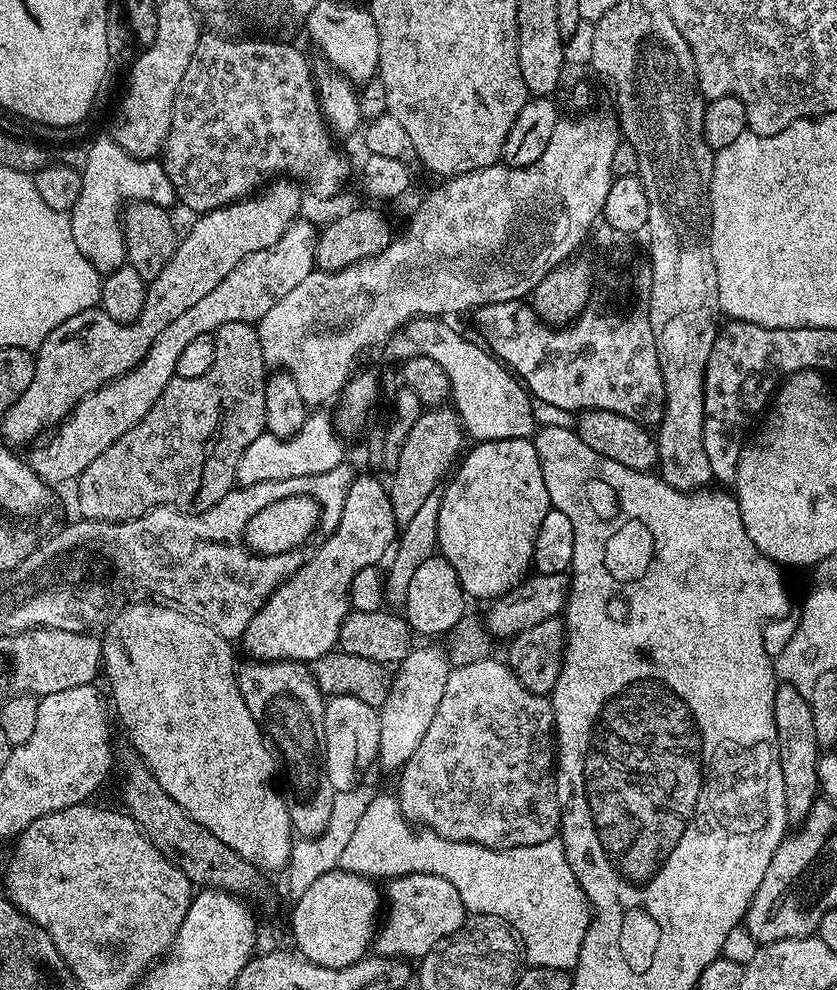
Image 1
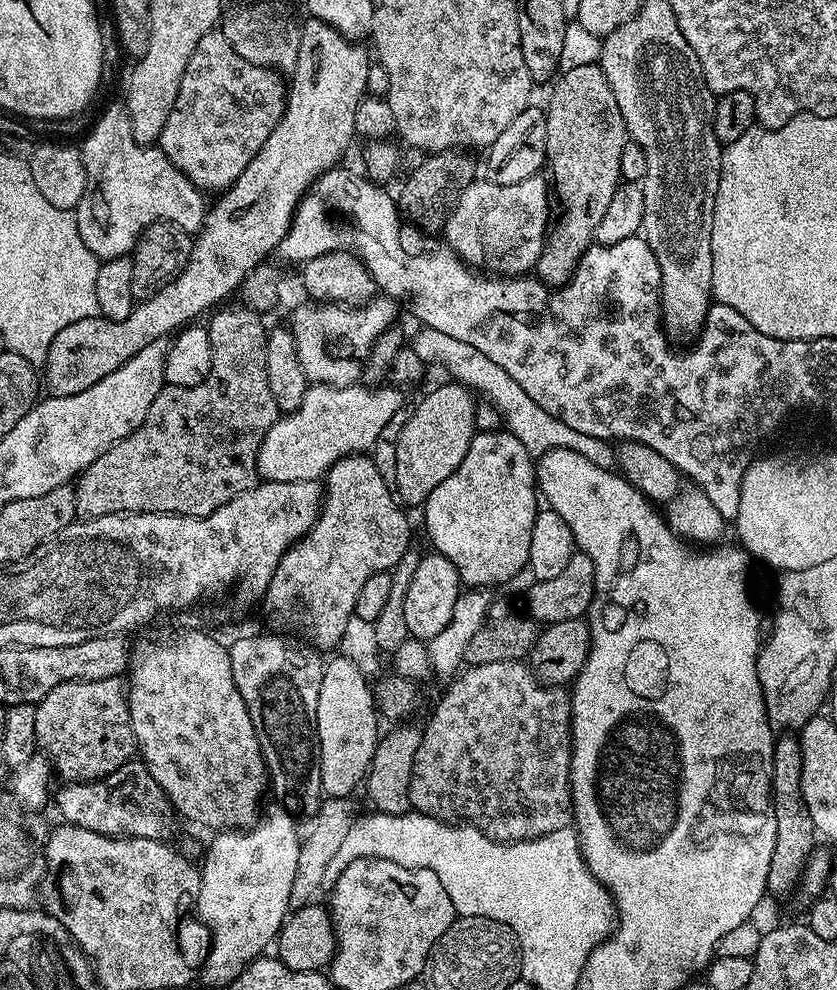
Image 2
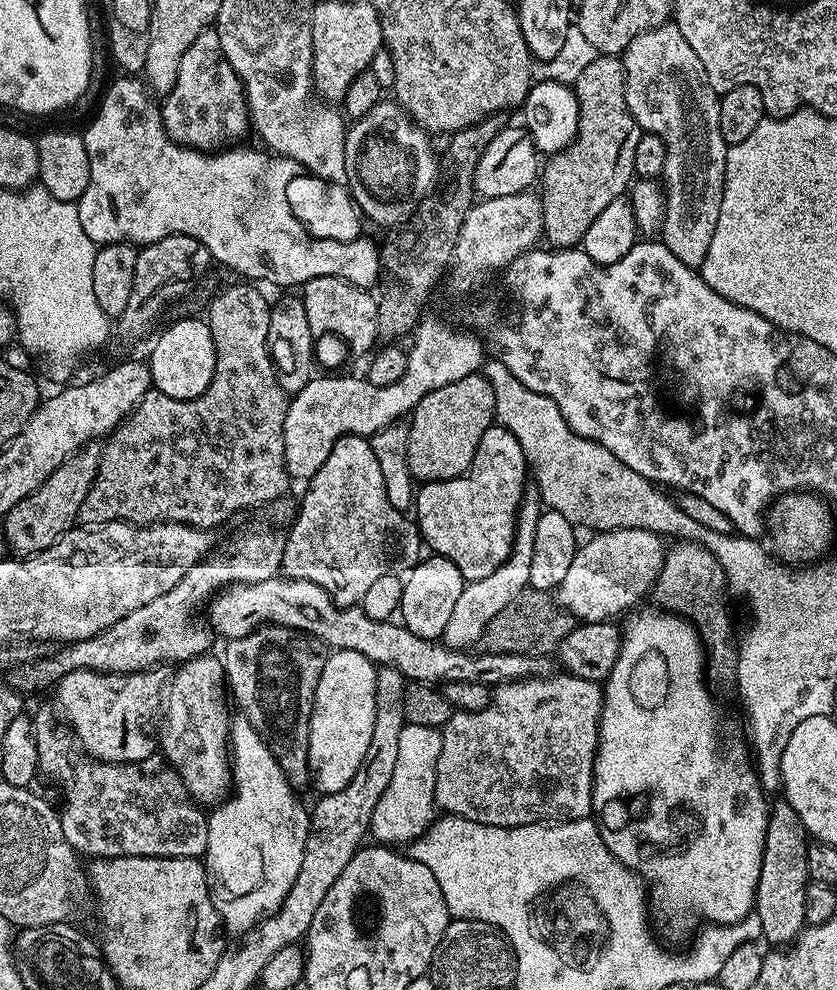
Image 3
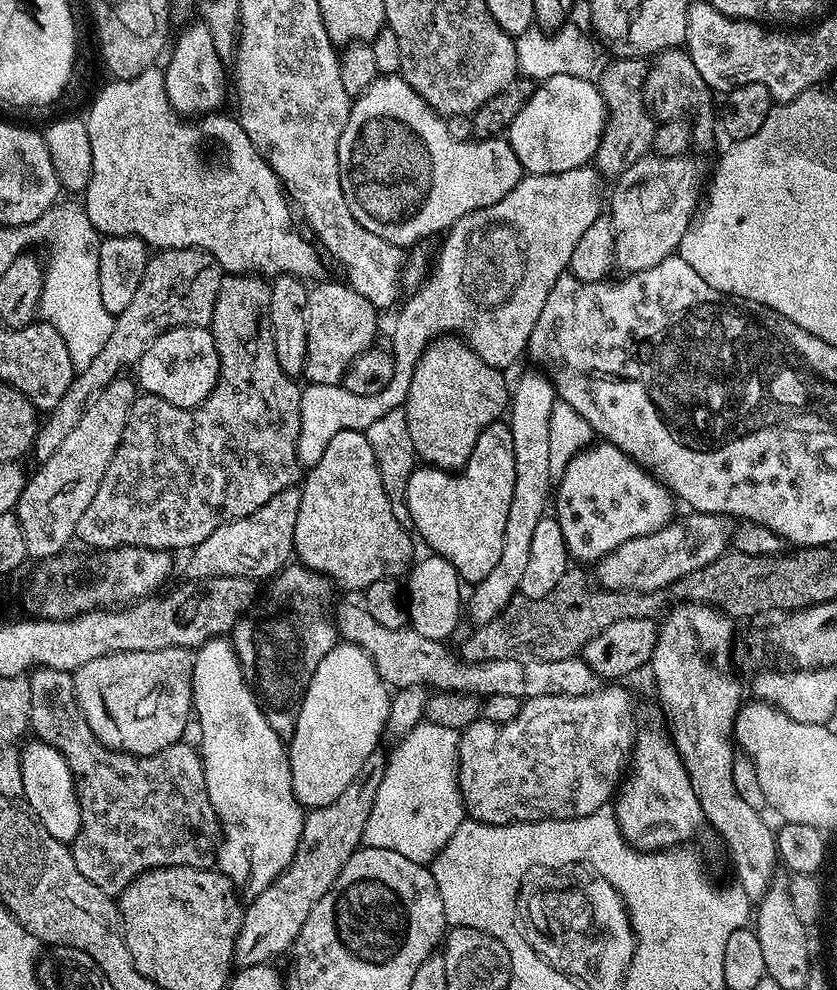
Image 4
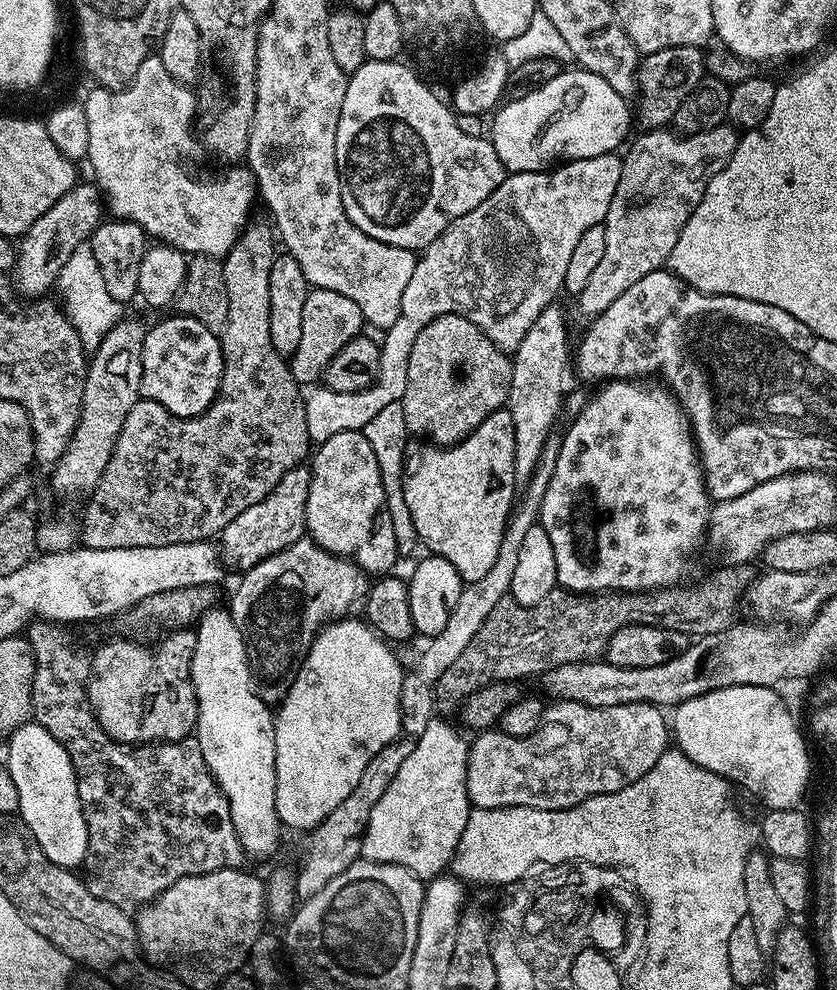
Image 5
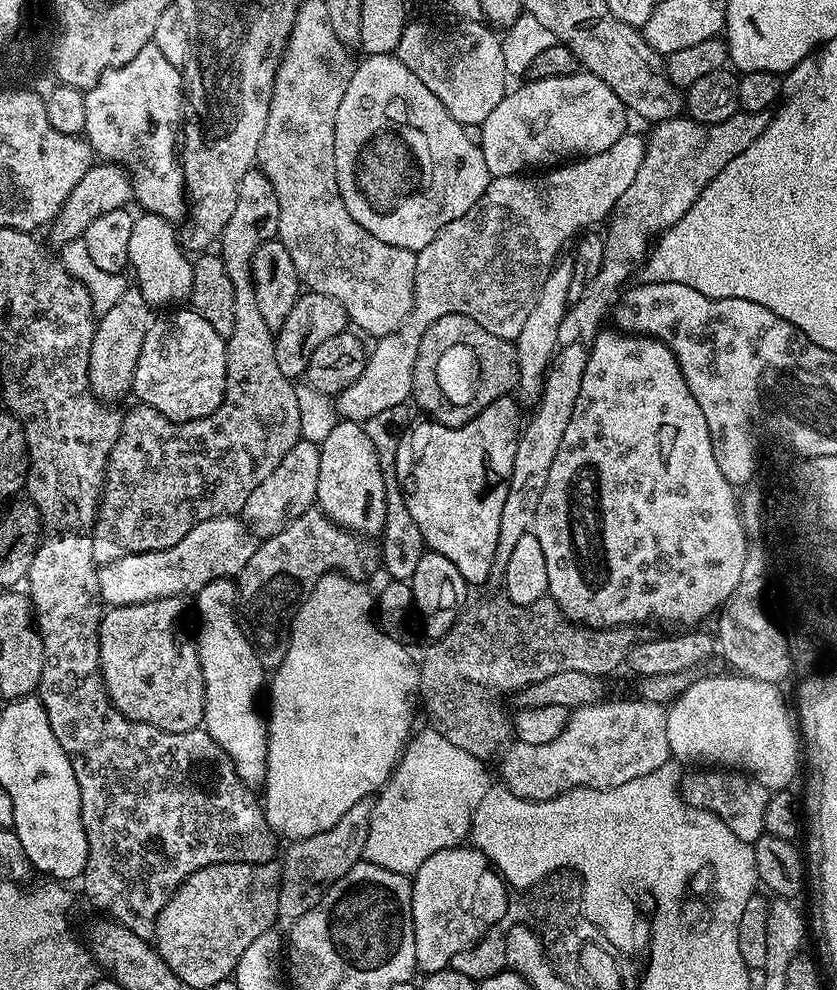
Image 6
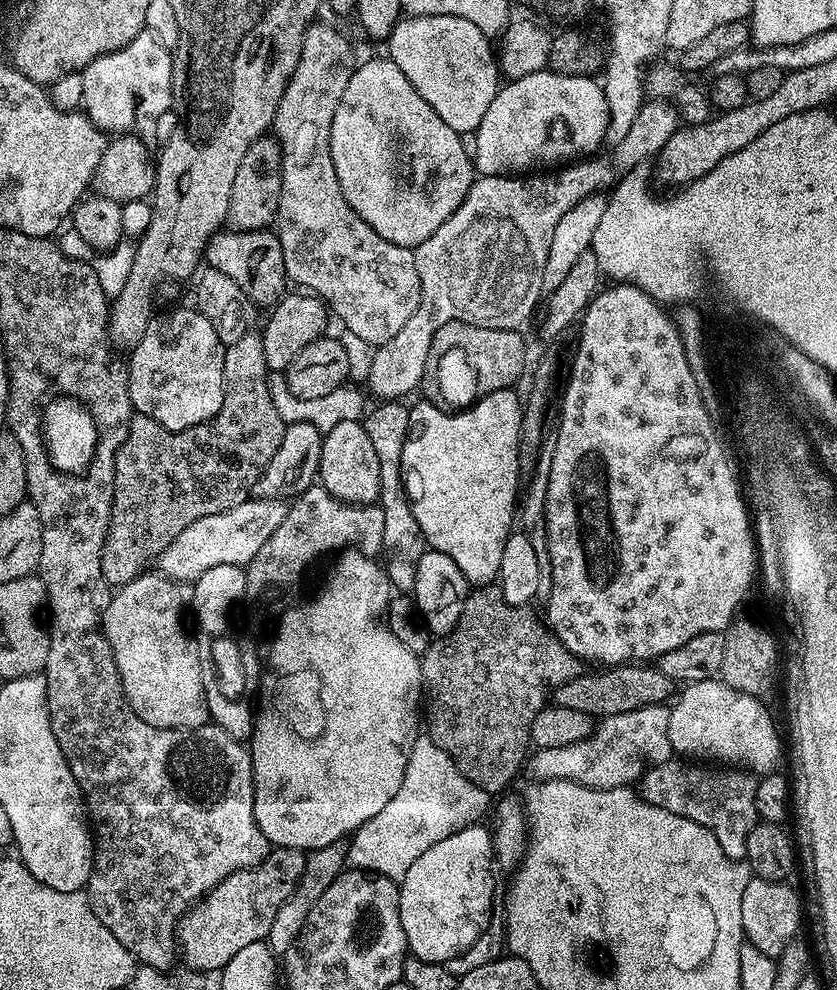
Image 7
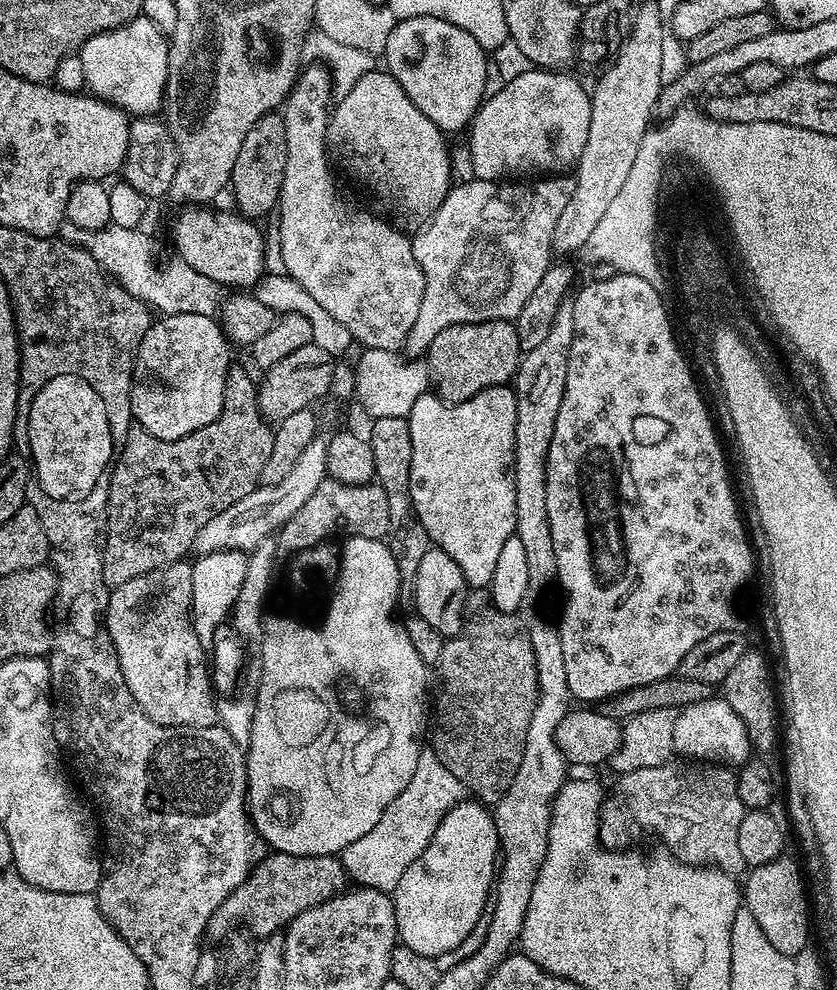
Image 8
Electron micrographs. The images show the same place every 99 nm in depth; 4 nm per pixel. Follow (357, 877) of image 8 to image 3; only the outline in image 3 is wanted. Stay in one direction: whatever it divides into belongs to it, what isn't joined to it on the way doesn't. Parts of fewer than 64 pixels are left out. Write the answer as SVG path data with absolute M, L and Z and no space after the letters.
M405 723L398 734L398 762L394 762L394 774L386 792L374 806L371 839L384 846L407 846L417 840L437 819L438 809L434 782L438 770L438 754L442 754L441 729Z

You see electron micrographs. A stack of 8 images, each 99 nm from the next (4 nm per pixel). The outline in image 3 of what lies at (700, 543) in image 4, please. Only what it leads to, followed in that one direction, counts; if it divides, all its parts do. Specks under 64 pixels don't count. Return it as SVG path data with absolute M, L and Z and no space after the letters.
M615 529L613 532L598 532L589 535L588 541L581 543L574 554L574 562L570 562L562 582L554 590L554 599L577 622L585 624L603 624L611 621L619 612L625 613L639 605L640 599L651 593L653 584L664 569L666 555L665 537L644 529Z

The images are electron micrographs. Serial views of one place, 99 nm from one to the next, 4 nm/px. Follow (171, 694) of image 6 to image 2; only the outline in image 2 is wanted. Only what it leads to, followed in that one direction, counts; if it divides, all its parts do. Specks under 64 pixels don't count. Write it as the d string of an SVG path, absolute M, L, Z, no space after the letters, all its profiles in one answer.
M119 679L115 680L75 680L74 682L66 682L54 686L54 690L50 690L50 694L46 694L46 698L42 698L40 703L36 705L36 717L34 718L34 730L36 731L36 746L39 754L29 762L26 766L15 769L11 773L10 781L12 780L12 789L10 795L21 808L25 810L40 810L44 803L49 803L50 788L48 792L48 783L52 780L52 768L48 765L48 760L57 768L58 771L72 782L79 782L81 780L103 780L105 776L111 774L114 770L118 770L123 764L129 763L137 755L138 749L136 747L136 739L134 738L134 730L132 729L132 719L130 718L130 710L128 709L128 698L126 695L126 688Z

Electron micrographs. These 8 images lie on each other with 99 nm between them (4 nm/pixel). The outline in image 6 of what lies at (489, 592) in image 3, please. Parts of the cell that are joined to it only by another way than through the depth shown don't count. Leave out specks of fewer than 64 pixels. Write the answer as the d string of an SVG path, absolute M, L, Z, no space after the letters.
M568 258L557 260L556 265L550 270L546 282L542 282L542 290L534 302L534 310L530 310L526 323L522 325L522 330L516 335L514 343L518 354L518 374L520 375L518 396L521 401L535 402L540 399L548 368L556 359L558 326L562 326L562 318L570 307L568 295L570 294L570 282L573 279L572 260Z

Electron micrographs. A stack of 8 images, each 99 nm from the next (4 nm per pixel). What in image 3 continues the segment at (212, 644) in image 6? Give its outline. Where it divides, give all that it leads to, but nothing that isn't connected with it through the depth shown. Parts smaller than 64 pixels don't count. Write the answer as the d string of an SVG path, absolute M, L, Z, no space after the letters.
M243 714L237 715L237 720L235 717L230 724L230 763L233 785L230 795L207 813L208 833L202 863L210 902L214 902L214 910L220 915L223 931L233 932L233 937L239 938L267 916L274 915L286 894L290 894L290 886L294 886L294 878L298 878L306 854L310 812L296 797L299 796L297 789L282 772L282 766L278 766L270 746Z

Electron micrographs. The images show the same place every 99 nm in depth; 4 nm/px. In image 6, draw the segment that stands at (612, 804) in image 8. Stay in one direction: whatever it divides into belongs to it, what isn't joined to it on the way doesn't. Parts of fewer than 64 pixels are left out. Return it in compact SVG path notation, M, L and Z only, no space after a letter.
M692 770L680 782L680 795L692 808L701 808L703 812L714 814L734 834L747 844L753 845L764 832L766 822L766 802L770 791L753 775L745 775L735 770Z

